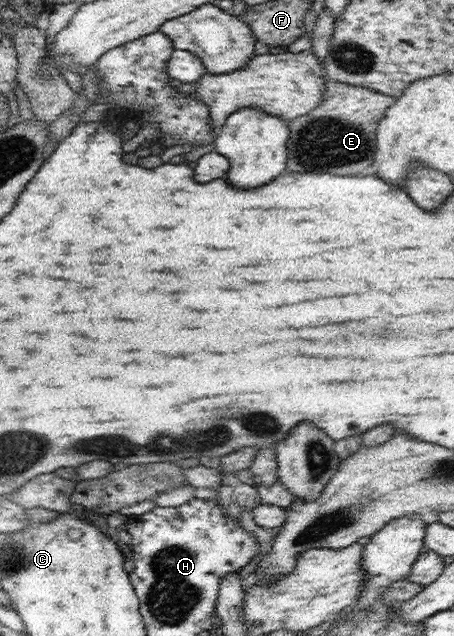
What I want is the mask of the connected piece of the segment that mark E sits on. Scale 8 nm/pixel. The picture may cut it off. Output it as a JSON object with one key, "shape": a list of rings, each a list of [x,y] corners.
{"shape":[[[330,78],[325,81],[323,95],[324,101],[316,109],[289,121],[286,172],[324,172],[336,176],[368,172],[375,159],[377,126],[397,98]]]}

